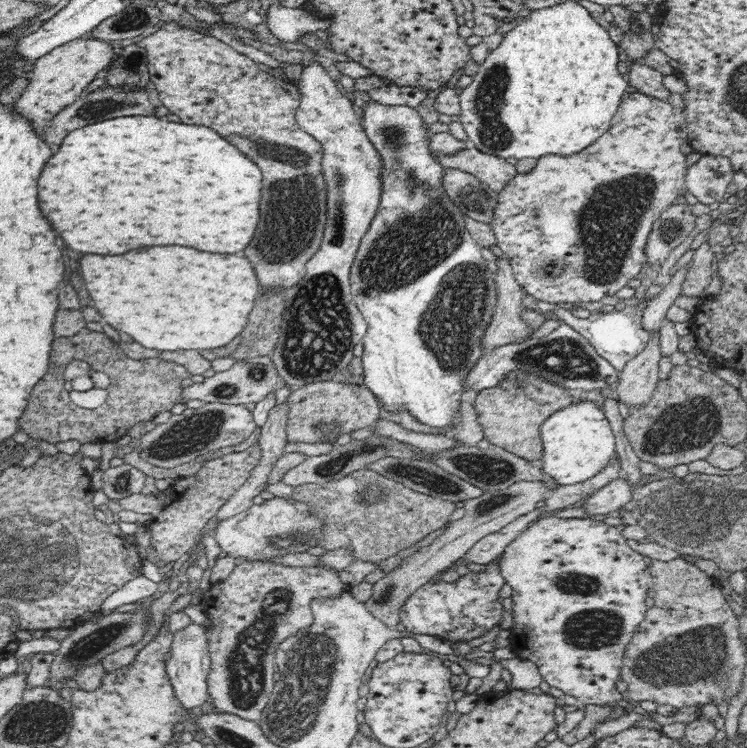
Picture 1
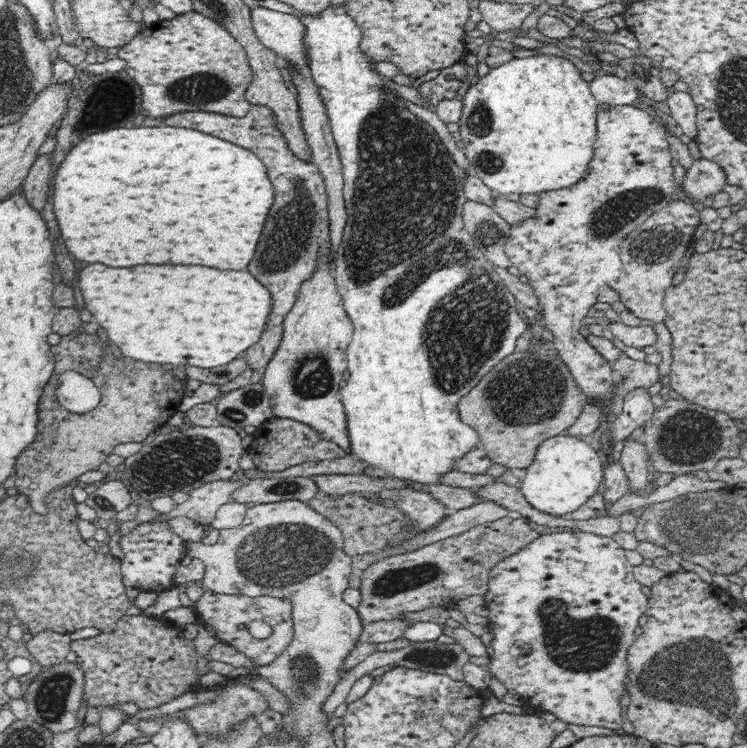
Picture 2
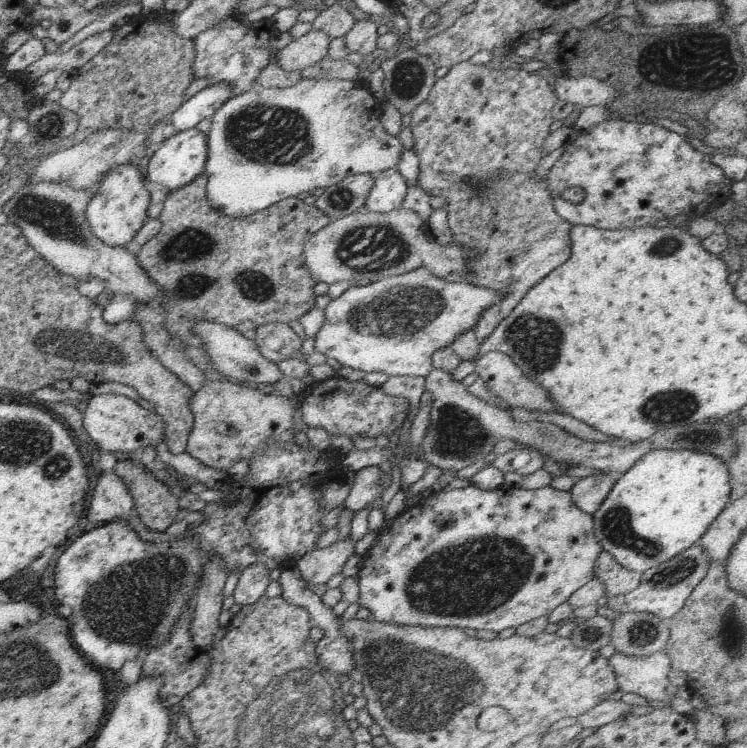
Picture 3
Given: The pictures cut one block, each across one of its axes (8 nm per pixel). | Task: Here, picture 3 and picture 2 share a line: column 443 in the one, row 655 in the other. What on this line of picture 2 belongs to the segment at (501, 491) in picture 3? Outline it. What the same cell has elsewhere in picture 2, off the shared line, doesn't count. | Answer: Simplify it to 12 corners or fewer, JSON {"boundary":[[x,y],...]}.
{"boundary":[[542,534],[490,569],[487,672],[622,728],[649,607],[625,547]]}

